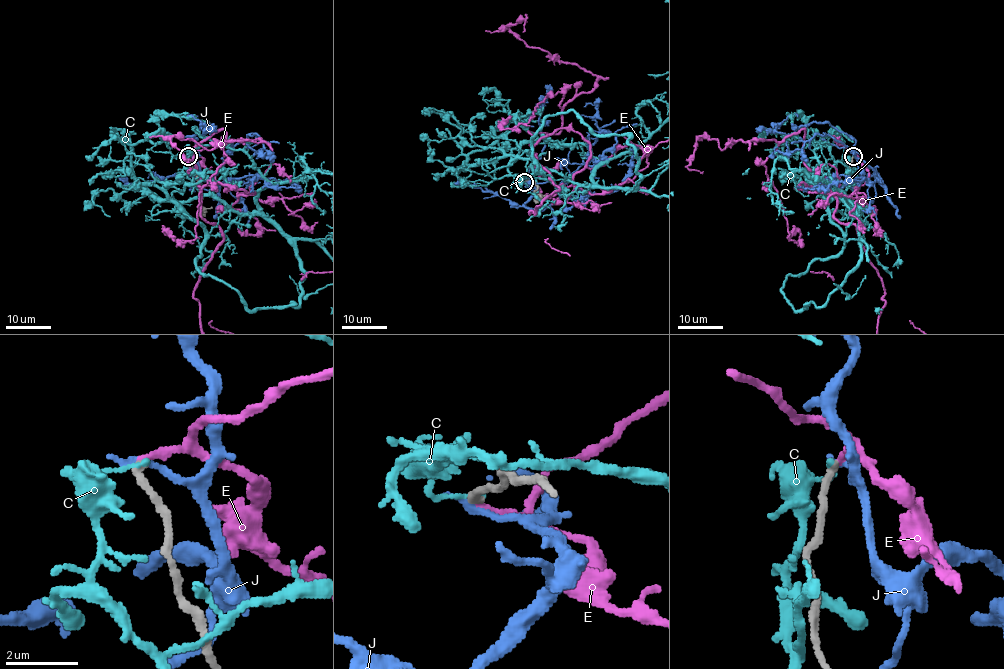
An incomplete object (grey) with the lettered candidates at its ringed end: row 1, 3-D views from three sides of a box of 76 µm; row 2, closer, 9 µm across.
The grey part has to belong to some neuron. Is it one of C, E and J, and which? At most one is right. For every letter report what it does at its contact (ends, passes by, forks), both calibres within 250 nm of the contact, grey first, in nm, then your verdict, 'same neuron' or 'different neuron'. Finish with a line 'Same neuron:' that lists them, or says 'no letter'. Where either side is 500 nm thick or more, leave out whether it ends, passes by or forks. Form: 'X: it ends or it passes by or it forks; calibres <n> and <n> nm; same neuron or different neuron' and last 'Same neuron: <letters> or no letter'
C: it ends; calibres 240 and 120 nm; different neuron
E: it ends; calibres 240 and 180 nm; same neuron
J: it ends; calibres 240 and 240 nm; different neuron
Same neuron: E

